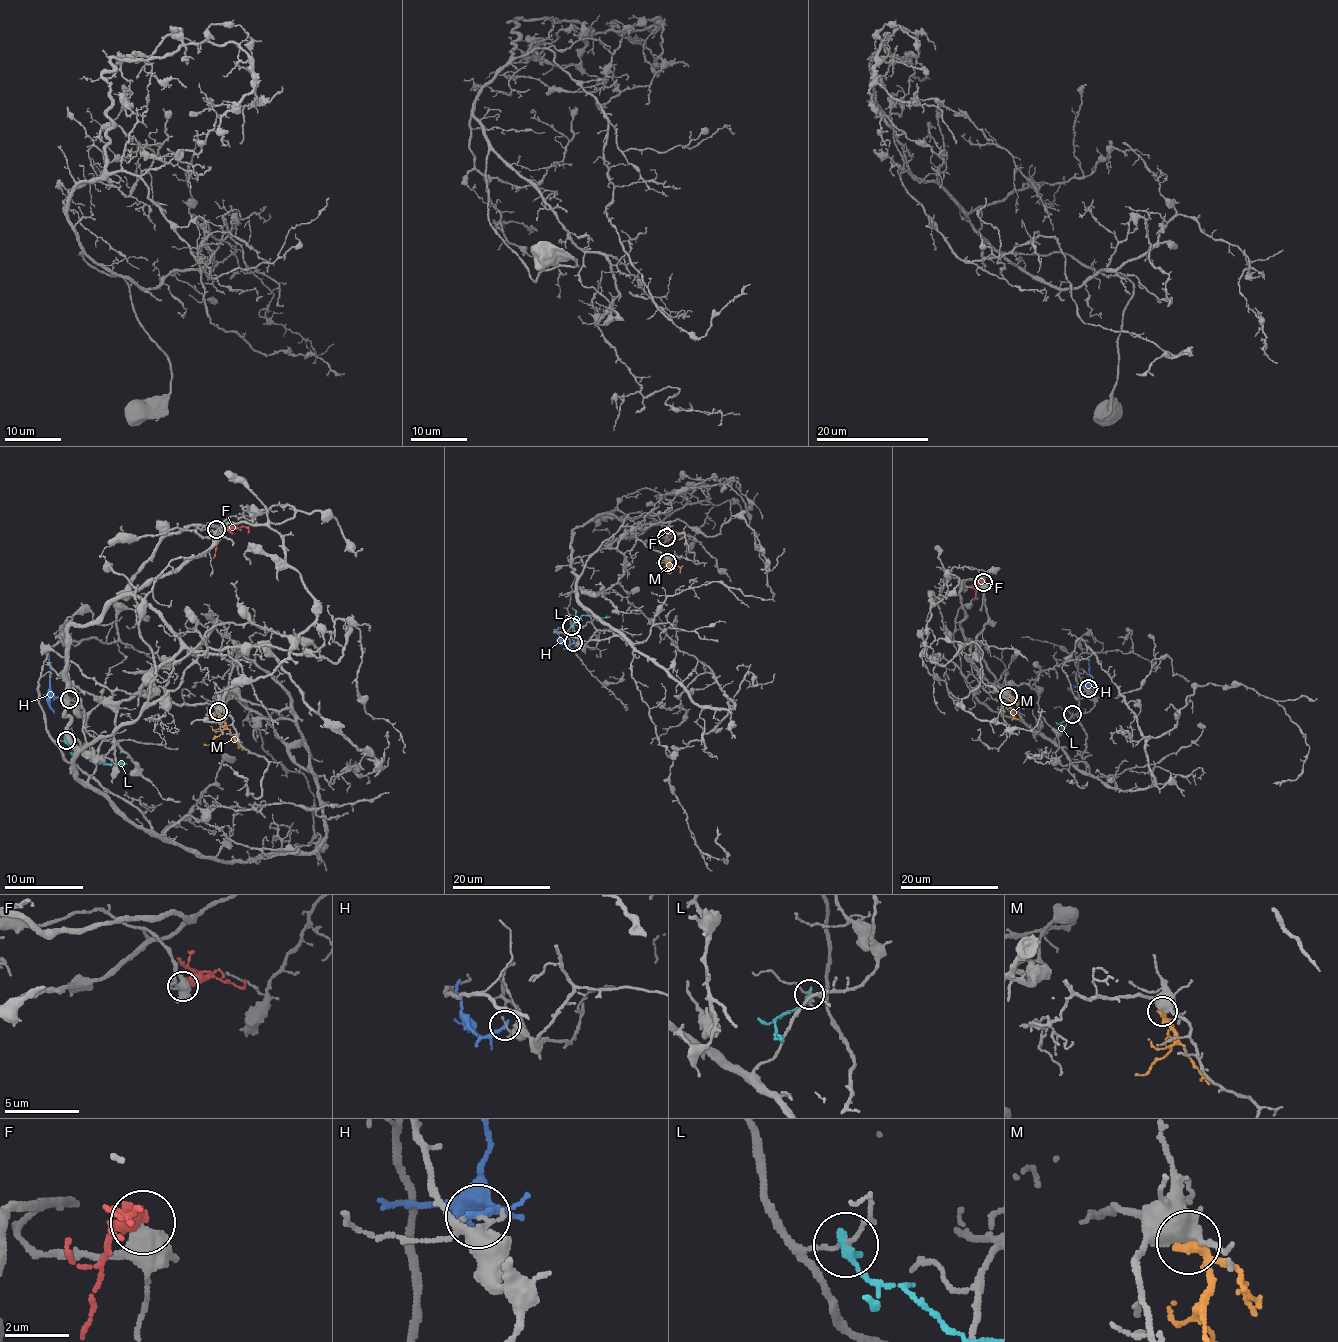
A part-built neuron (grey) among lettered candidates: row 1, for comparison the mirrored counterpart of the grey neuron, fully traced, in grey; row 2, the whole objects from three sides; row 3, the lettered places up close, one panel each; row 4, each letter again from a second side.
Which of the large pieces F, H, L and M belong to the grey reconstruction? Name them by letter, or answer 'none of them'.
none of them

